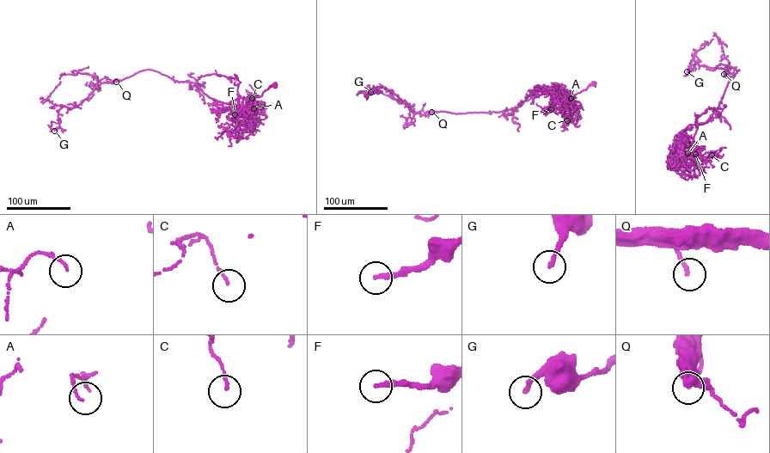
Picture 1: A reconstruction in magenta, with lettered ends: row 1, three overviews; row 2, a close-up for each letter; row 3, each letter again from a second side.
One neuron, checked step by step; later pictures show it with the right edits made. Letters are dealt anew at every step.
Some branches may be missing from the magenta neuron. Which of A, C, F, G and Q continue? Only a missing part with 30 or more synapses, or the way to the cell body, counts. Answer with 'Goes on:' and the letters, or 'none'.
Goes on: F, G

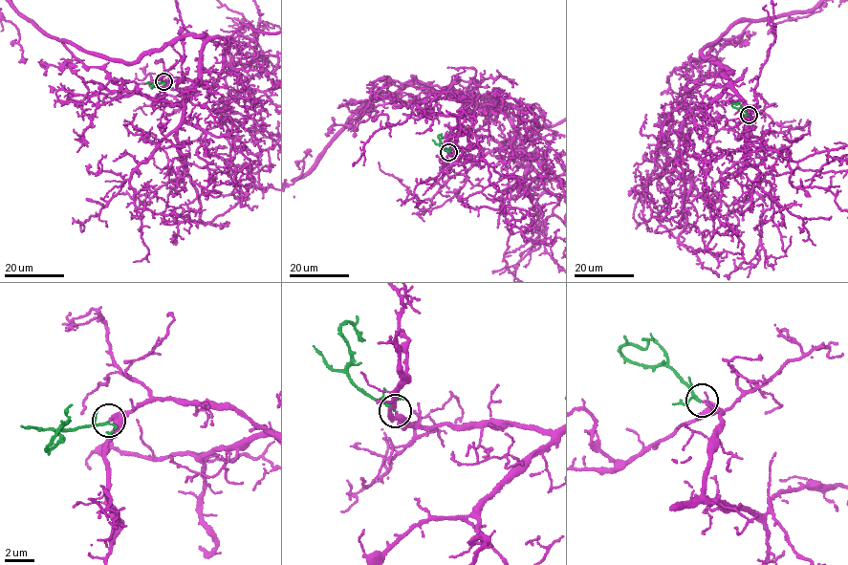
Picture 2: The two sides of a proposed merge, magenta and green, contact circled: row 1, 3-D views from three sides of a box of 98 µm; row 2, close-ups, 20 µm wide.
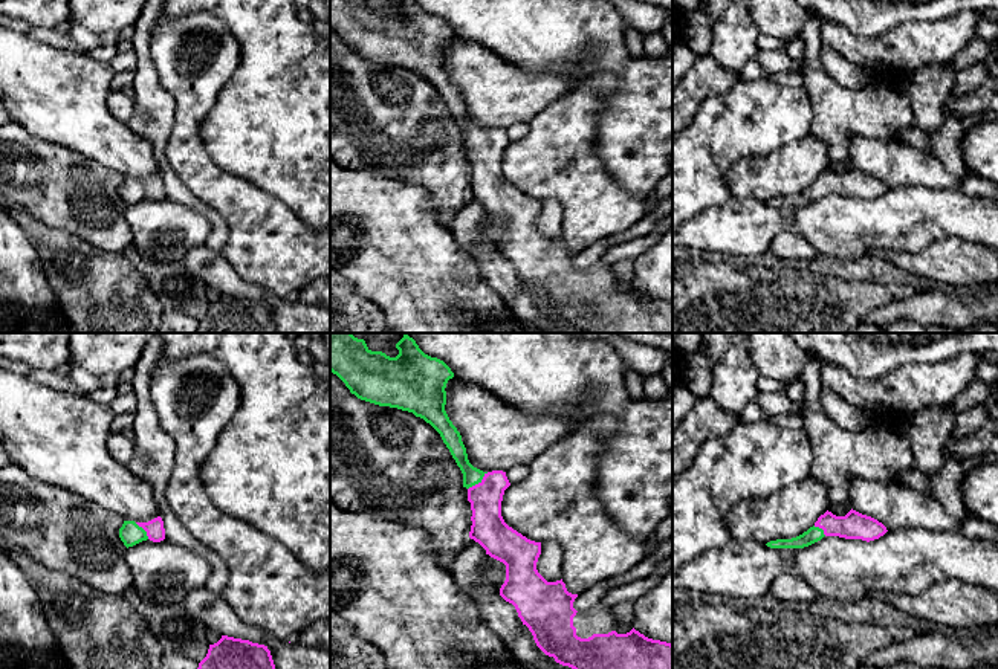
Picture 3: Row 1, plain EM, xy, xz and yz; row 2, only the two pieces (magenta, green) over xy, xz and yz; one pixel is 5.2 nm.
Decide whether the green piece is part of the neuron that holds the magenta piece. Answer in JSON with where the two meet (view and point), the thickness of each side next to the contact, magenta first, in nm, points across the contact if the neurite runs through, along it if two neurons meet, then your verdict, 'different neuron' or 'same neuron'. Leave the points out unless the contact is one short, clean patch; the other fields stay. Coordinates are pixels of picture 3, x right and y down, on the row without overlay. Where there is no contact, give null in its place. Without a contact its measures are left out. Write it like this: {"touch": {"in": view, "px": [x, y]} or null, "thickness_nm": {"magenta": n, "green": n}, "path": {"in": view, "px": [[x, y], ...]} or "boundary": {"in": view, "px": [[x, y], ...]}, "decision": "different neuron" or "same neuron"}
{"touch": {"in": "xz", "px": [479, 141]}, "thickness_nm": {"magenta": 180, "green": 100}, "path": {"in": "xz", "px": [[488, 187], [485, 147], [479, 141], [471, 133]]}, "decision": "same neuron"}

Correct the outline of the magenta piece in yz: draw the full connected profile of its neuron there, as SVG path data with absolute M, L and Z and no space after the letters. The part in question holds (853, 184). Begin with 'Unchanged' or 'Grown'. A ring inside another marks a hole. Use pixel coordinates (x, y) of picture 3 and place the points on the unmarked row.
Grown. M853 166L845 174L836 174L827 168L818 176L815 183L802 192L792 197L770 199L766 203L770 206L804 206L821 199L824 194L839 194L870 200L879 197L886 189L888 188L882 180Z

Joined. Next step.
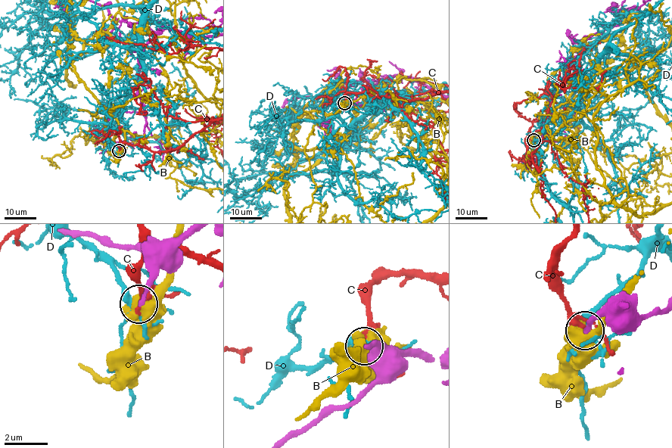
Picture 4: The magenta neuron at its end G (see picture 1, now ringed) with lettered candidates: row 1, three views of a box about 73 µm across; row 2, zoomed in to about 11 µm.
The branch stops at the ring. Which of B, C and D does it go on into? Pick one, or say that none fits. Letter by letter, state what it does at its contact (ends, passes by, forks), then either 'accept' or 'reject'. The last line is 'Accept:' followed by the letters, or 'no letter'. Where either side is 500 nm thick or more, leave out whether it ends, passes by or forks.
B: it forks | reject
C: it forks | reject
D: it forks | reject
Accept: no letter

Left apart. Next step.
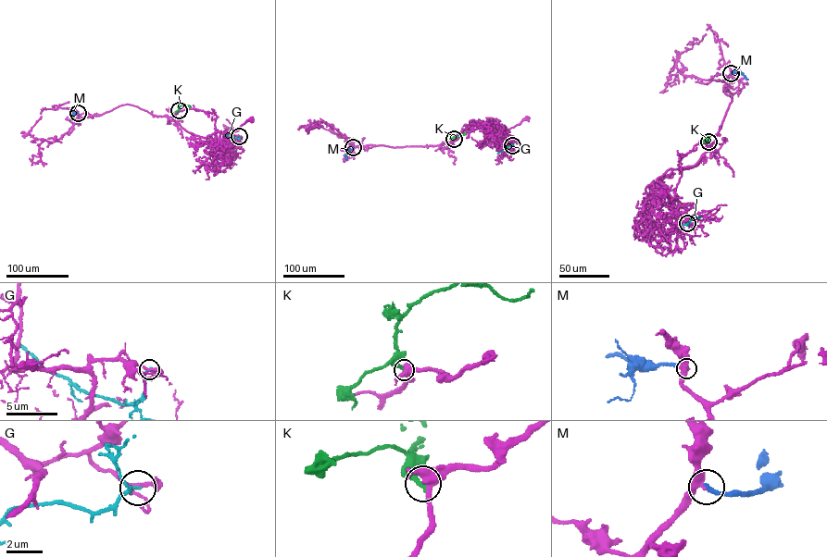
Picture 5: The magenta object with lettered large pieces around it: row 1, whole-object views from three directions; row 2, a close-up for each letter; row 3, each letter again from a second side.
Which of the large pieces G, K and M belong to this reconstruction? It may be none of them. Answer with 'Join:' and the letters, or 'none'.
Join: K

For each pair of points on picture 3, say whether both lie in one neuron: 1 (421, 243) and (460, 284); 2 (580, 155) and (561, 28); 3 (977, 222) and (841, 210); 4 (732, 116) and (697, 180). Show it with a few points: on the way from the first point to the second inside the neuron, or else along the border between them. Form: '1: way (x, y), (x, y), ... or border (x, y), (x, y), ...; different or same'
1: way (430, 254), (450, 274); same
2: border (609, 74), (587, 78), (575, 87); different
3: way (943, 214), (874, 214); same
4: way (716, 133), (699, 145), (699, 164); same

